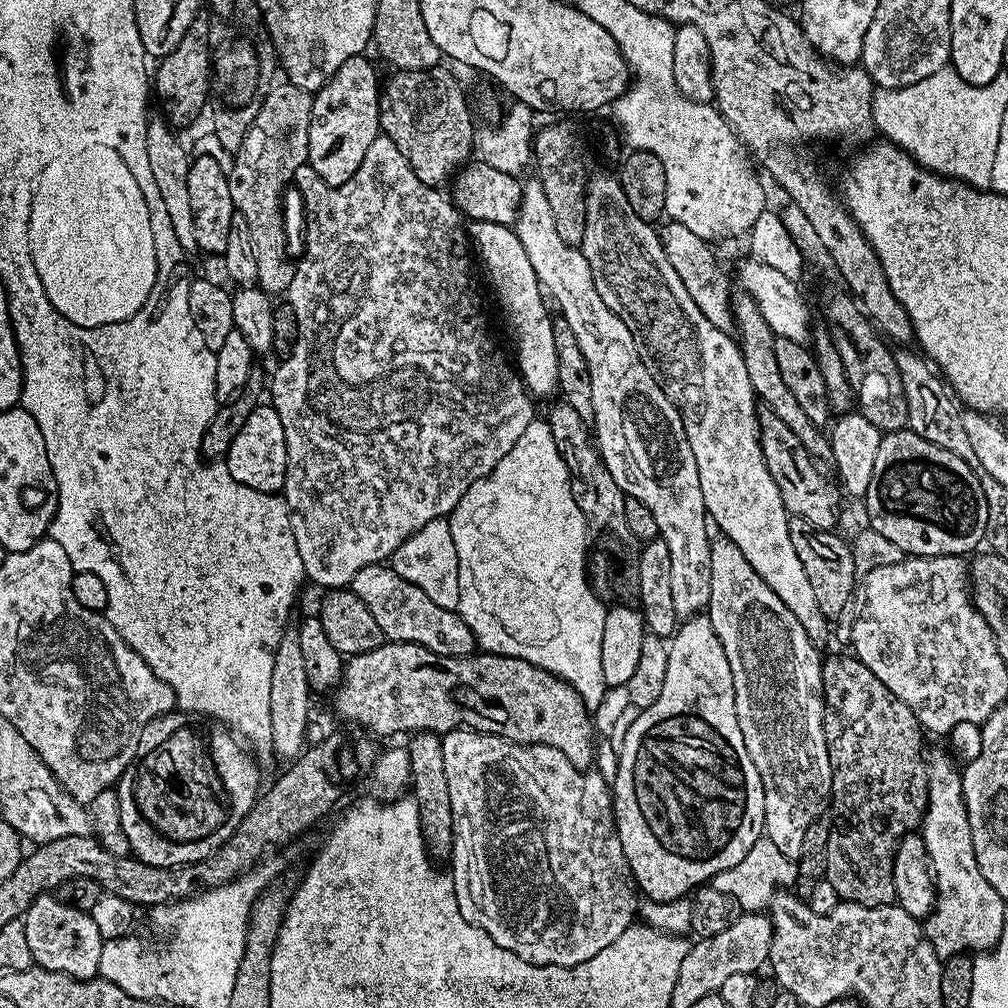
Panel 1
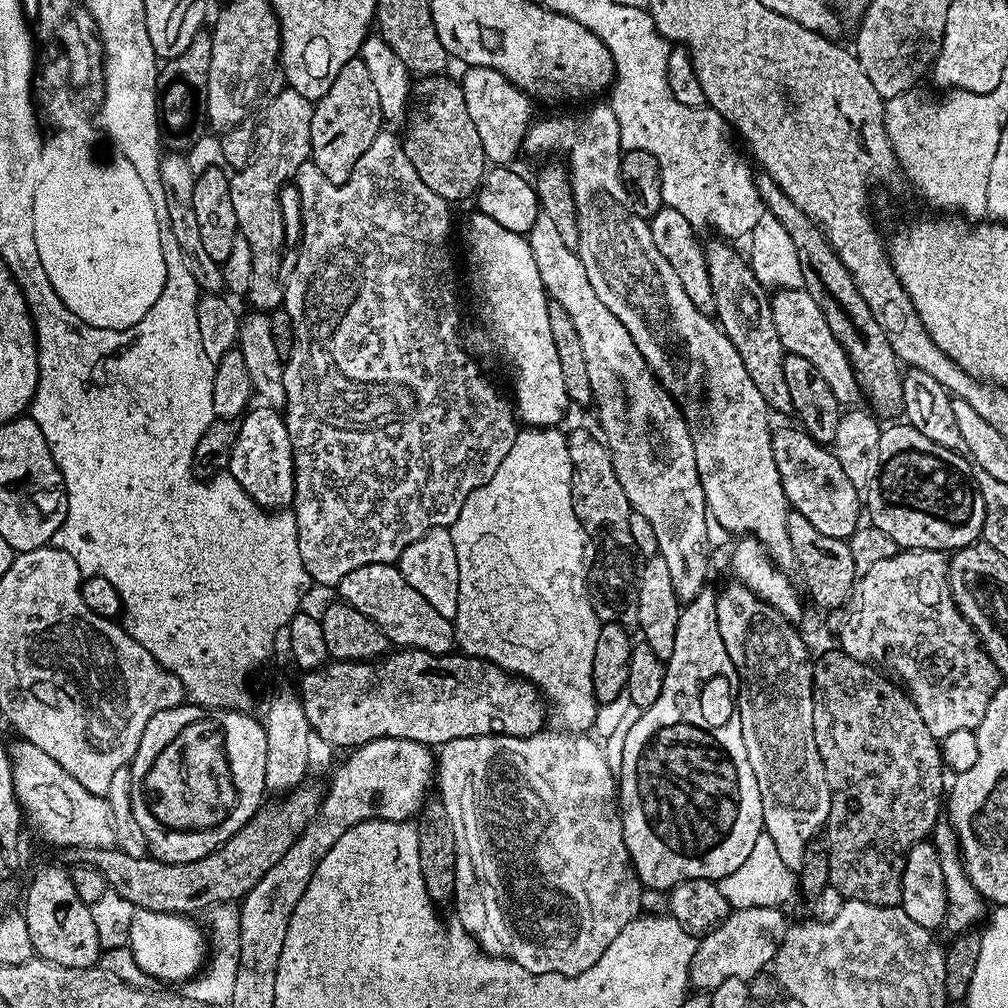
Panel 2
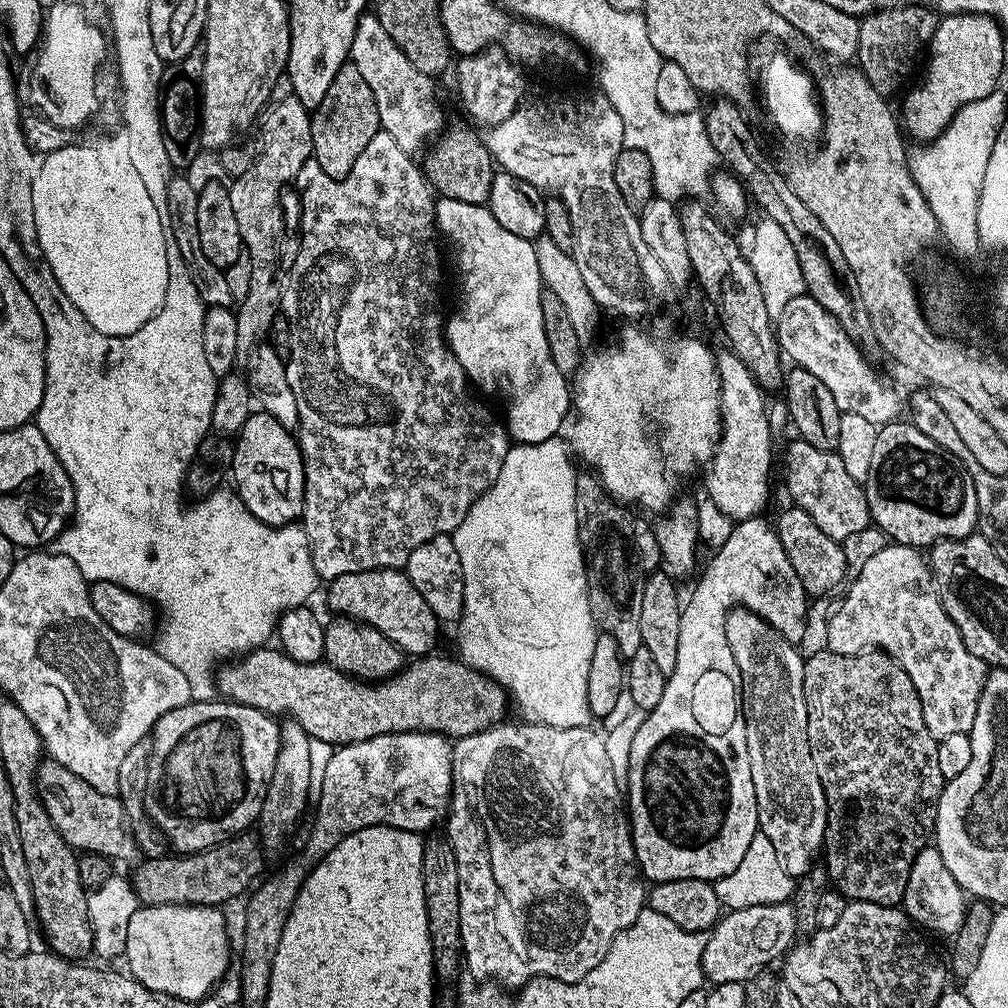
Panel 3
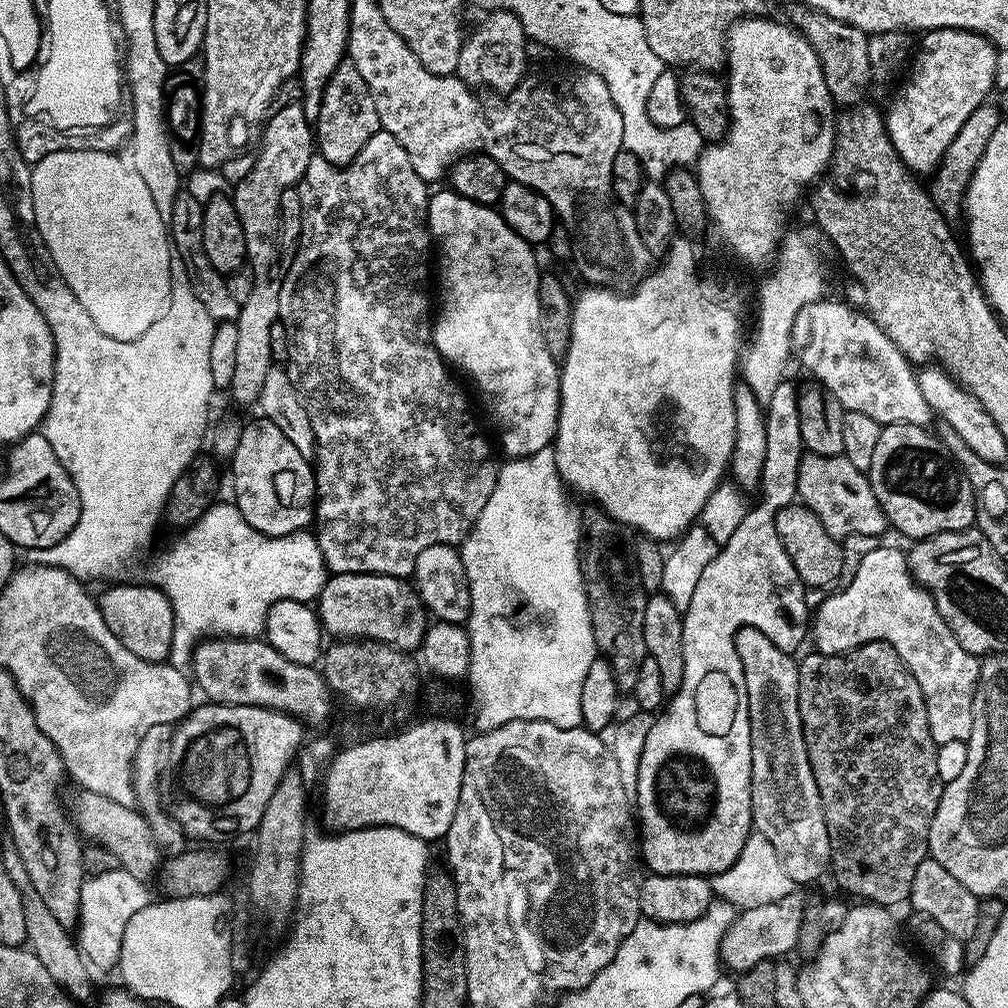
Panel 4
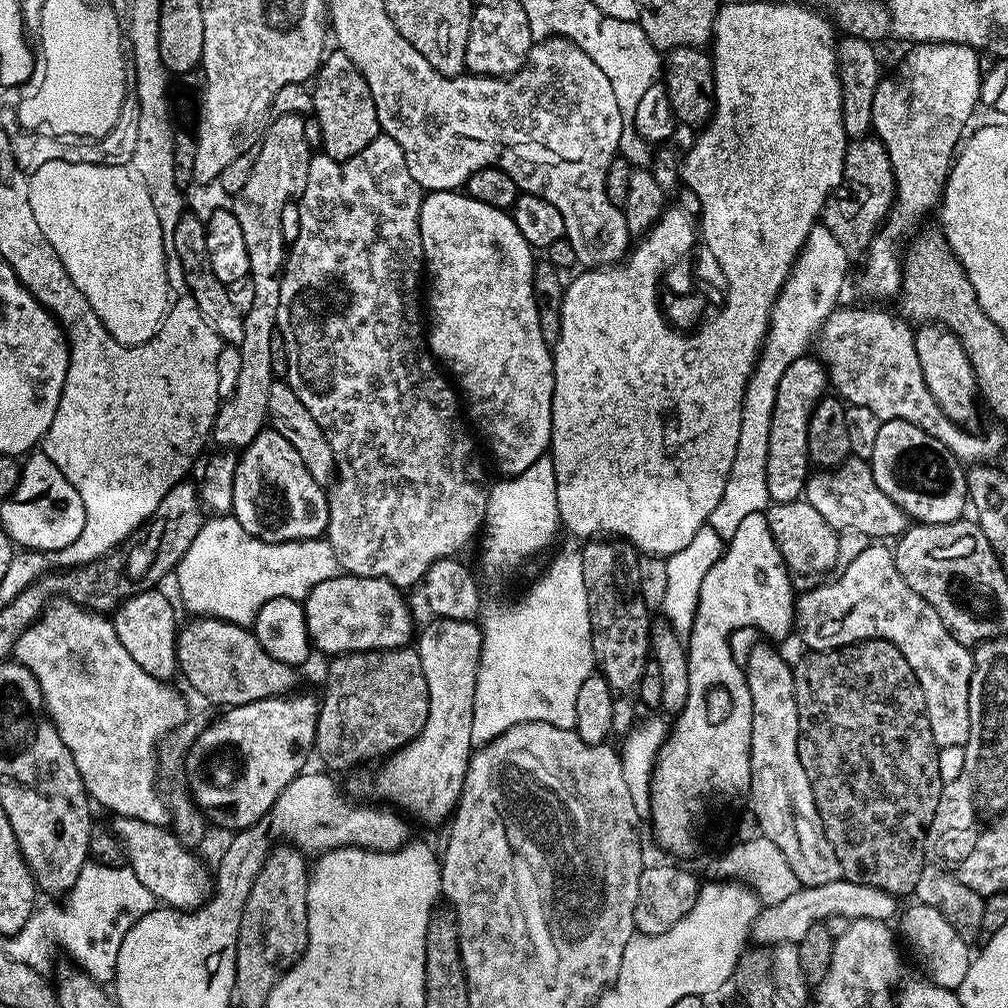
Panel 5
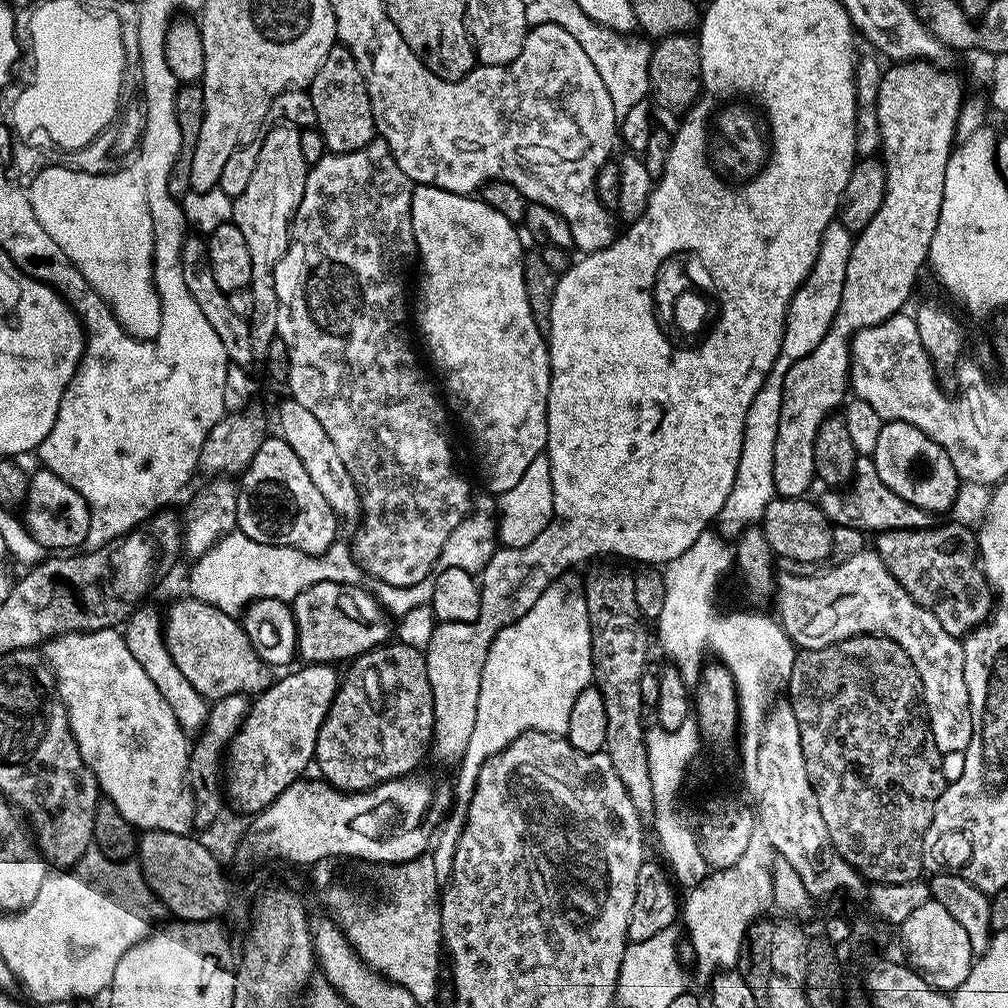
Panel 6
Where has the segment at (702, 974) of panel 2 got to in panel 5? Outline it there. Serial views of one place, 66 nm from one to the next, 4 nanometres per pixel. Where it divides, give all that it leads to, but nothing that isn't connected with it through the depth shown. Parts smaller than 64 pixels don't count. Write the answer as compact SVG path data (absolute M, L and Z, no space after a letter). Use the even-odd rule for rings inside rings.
M843 878L809 888L802 886L797 892L790 894L790 898L782 898L782 902L761 907L759 914L752 922L750 940L756 946L773 946L780 943L799 944L800 939L815 924L823 922L830 915L844 915L850 921L874 918L892 922L898 916L896 904L898 904L897 897L886 890L878 890L874 886L866 886Z

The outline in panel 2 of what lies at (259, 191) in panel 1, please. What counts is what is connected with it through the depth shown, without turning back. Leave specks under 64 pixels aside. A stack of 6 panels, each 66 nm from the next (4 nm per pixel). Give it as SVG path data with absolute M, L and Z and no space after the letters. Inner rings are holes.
M285 87L284 92L280 92L264 109L260 112L260 120L255 121L255 147L252 149L251 160L243 169L237 171L230 179L230 202L234 202L234 214L236 215L236 226L239 232L239 235L242 235L246 238L246 242L250 246L250 255L253 258L253 274L250 277L250 288L246 295L246 300L253 304L251 306L253 309L259 310L261 313L271 313L272 309L279 308L284 303L284 286L285 281L282 279L282 272L280 276L280 255L284 252L284 212L280 209L280 200L276 195L280 192L280 187L284 183L291 181L296 175L298 166L309 163L312 147L310 146L310 122L312 121L312 110L314 107L313 101L302 98L302 94L298 94L293 88Z

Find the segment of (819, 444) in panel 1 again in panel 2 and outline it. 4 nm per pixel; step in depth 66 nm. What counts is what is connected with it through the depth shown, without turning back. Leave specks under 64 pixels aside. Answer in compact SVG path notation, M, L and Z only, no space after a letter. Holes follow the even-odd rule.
M712 238L704 244L706 270L710 274L714 294L715 319L724 329L726 338L734 342L734 350L738 350L742 366L746 366L746 374L750 374L758 394L762 394L769 409L773 413L791 413L790 389L786 387L786 374L782 371L786 353L774 322L769 289L758 282L751 263L728 244L731 243L724 238Z

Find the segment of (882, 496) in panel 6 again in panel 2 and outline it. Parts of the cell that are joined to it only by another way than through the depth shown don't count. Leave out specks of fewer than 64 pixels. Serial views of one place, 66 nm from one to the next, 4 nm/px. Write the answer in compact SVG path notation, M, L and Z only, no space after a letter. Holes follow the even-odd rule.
M793 426L777 427L773 431L772 449L782 490L794 511L822 530L822 534L830 534L830 538L847 541L854 535L862 520L862 496L854 482L846 478L831 447L814 442L814 438L810 438L810 434L806 434L803 428Z

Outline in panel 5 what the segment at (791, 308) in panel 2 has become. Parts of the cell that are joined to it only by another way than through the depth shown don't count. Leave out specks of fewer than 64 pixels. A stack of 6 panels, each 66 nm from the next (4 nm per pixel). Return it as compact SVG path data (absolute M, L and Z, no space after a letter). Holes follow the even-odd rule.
M845 306L837 307L836 311L830 314L830 318L825 322L824 327L819 329L818 332L818 344L820 340L820 353L818 353L819 359L822 361L825 368L828 370L828 378L831 387L834 389L835 395L839 396L841 400L847 402L849 405L864 406L865 408L872 410L877 418L882 422L885 420L905 420L910 422L914 426L918 426L922 430L926 430L926 434L930 434L934 438L938 438L938 442L942 442L948 449L953 452L957 458L965 465L975 466L981 462L995 461L995 456L999 454L1000 447L1003 446L1004 440L998 433L992 432L989 436L976 436L980 434L973 434L971 431L958 427L957 424L952 422L950 418L946 418L946 414L942 414L942 410L938 406L938 402L934 402L934 394L930 394L930 390L926 386L924 381L924 375L922 374L922 366L918 362L918 350L916 349L916 337L913 329L910 327L909 321L903 318L897 318L891 316L888 312L879 312L879 307L868 306L872 308L844 308Z

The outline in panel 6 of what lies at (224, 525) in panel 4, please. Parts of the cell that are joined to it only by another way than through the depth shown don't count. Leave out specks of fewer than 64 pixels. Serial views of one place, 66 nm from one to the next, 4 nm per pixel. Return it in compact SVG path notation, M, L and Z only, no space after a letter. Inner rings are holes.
M239 530L223 536L213 548L206 550L206 554L199 556L193 564L196 565L188 576L189 590L187 591L190 596L231 614L243 613L253 600L262 598L278 598L291 602L298 594L302 594L302 590L314 586L312 580L322 582L320 576L336 576L336 572L340 572L340 568L332 564L332 556L328 556L328 560L322 560L319 556L311 556L302 550L294 550L277 544L259 544L254 542L254 538L246 538L246 534Z

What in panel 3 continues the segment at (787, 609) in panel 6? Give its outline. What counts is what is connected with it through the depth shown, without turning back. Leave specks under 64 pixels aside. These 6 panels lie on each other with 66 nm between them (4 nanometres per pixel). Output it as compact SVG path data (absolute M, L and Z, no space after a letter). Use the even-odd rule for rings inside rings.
M888 542L873 557L866 559L862 572L847 588L848 593L840 609L828 620L827 651L853 656L872 649L894 657L902 670L910 674L914 690L918 690L918 698L922 702L922 718L926 718L926 726L932 736L939 738L950 734L971 733L974 718L978 714L978 700L984 679L990 668L982 658L974 658L974 654L966 650L966 642L962 642L958 626L954 626L950 614L946 614L944 603L940 601L940 593L936 591L936 581L932 578L932 569L925 553L908 544Z

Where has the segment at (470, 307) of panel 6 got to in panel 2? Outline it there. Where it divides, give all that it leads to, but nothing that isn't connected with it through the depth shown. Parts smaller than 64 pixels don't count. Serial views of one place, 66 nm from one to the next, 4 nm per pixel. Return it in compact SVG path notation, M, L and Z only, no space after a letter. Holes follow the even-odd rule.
M473 211L473 216L468 220L468 229L464 232L464 240L468 243L468 264L472 267L472 288L476 291L476 316L480 319L480 324L484 327L484 344L488 348L496 351L496 356L504 364L512 367L512 372L516 375L516 396L514 395L514 411L521 421L530 428L550 428L559 425L560 419L564 416L564 411L570 408L570 401L566 394L566 382L562 382L562 366L558 363L558 350L554 350L554 338L550 335L550 314L548 313L548 301L550 299L544 291L542 274L538 270L536 253L529 241L523 235L514 230L506 230L506 226L498 226L494 218L483 216L480 211Z

